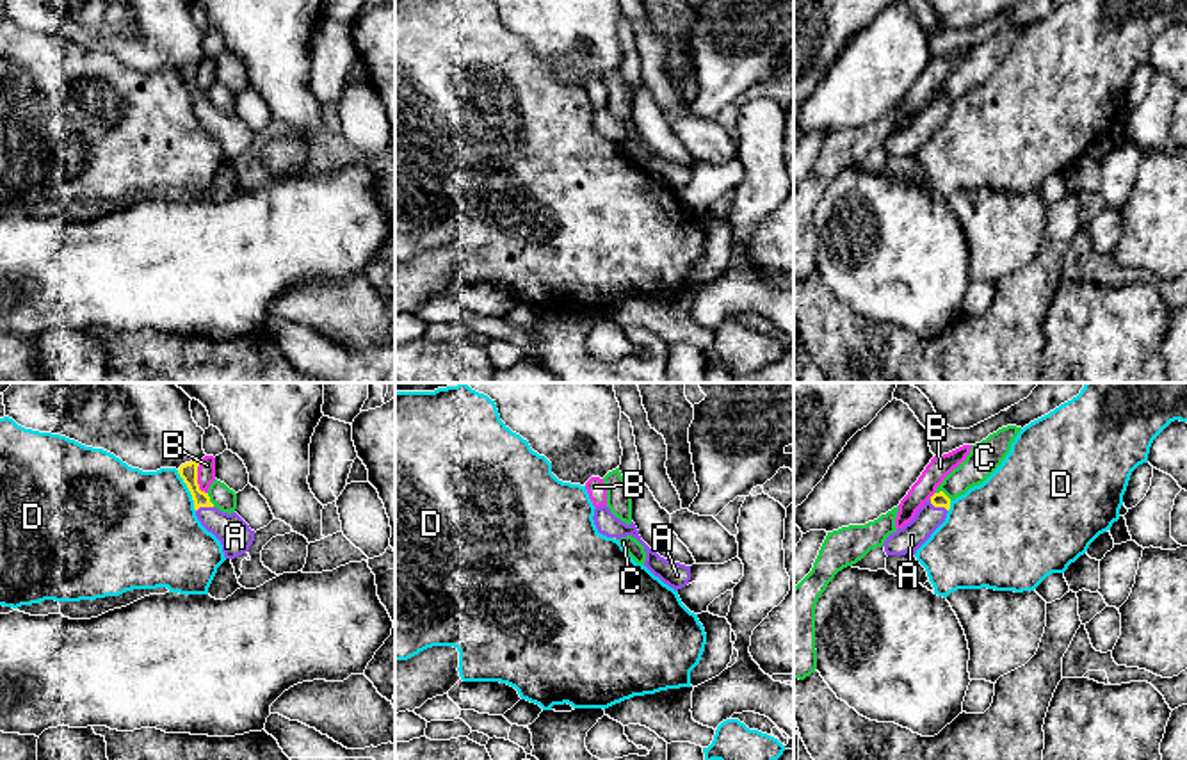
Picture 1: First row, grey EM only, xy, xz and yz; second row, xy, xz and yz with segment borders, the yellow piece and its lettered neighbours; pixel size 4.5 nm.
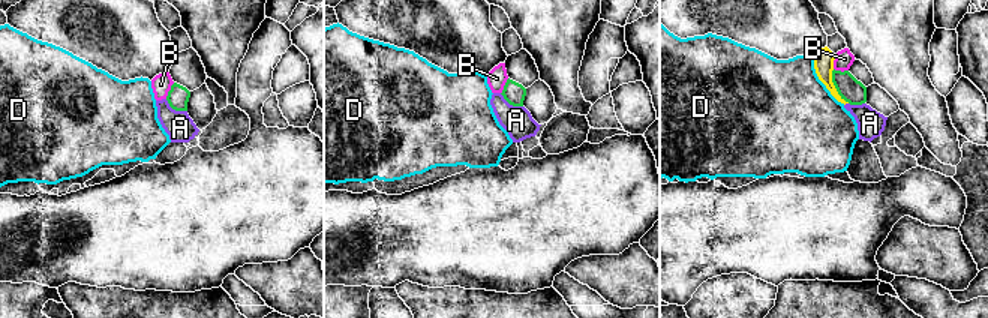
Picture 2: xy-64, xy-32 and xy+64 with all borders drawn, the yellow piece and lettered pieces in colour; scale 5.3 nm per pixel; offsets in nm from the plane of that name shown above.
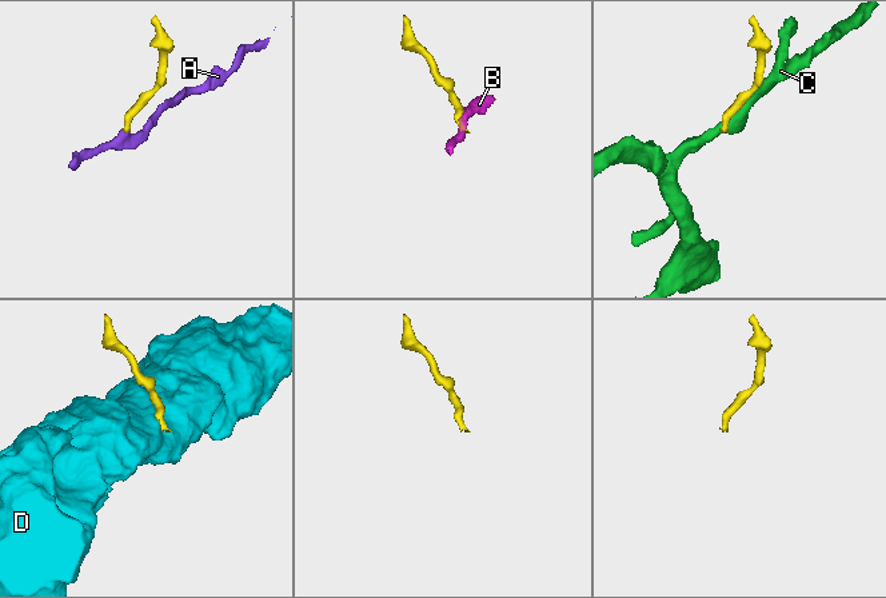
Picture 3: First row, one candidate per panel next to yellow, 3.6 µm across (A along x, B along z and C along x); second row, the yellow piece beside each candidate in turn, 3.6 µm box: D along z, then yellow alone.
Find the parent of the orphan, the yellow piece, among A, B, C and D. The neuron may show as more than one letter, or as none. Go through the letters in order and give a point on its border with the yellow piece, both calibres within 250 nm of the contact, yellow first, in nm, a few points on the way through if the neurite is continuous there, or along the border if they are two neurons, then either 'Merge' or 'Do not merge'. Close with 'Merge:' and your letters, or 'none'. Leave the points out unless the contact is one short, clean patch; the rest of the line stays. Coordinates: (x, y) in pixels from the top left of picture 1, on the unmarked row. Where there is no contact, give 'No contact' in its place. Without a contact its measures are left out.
A: Touches yellow at yz (938, 107). Thickness 70 nm (yellow) against 120 nm. Path across: yz (940, 100), (938, 107), (912, 137). Merge
B: Touches yellow at xy (196, 80). Thickness 80 nm (yellow) against 80 nm. Boundary: xy (198, 64), (198, 88), (207, 95). Do not merge
C: Touches yellow at yz (944, 95). Thickness 70 nm (yellow) against 150 nm. Do not merge
D: Touches yellow at xy (189, 91). Thickness 80 nm (yellow) against 460 nm. Do not merge
Merge: A

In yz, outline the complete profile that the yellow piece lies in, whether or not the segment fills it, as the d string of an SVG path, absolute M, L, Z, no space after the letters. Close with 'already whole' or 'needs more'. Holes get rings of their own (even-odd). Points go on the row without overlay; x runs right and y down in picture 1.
M940 93L931 98L897 133L890 135L884 142L886 157L915 157L916 151L931 139L931 135L945 123L950 110L950 100Z; needs more

